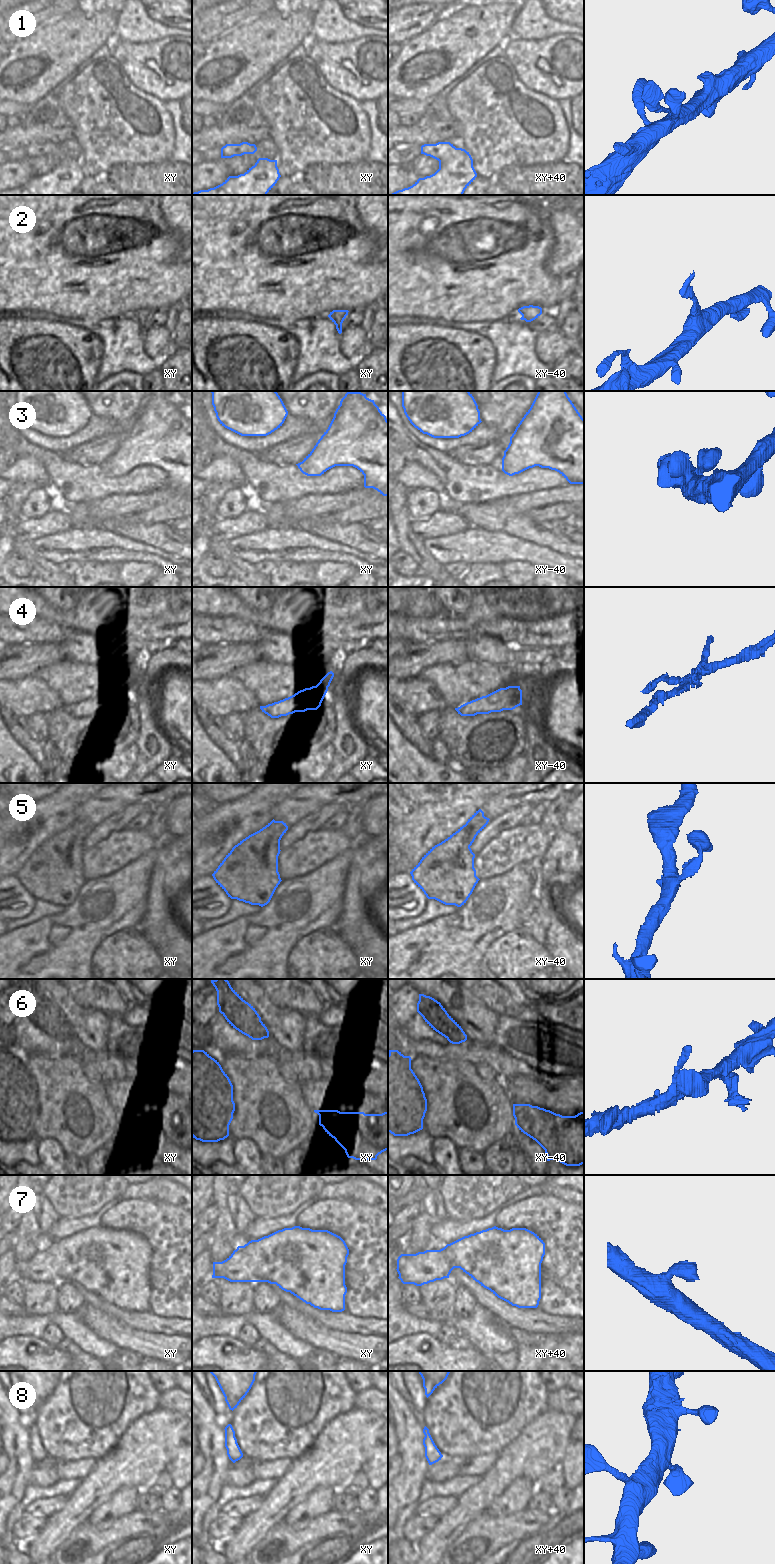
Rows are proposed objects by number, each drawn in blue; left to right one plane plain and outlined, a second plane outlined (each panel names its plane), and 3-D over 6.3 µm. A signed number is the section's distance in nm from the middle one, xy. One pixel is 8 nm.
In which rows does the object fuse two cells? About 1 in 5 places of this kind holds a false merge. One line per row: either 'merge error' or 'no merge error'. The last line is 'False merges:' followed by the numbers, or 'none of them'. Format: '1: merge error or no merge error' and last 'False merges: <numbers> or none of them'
1: no merge error
2: no merge error
3: no merge error
4: merge error
5: no merge error
6: no merge error
7: no merge error
8: no merge error
False merges: 4

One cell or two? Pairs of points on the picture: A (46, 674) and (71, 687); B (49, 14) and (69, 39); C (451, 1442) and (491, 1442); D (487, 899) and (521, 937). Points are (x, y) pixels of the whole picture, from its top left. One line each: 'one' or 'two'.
A: one
B: two
C: one
D: two

